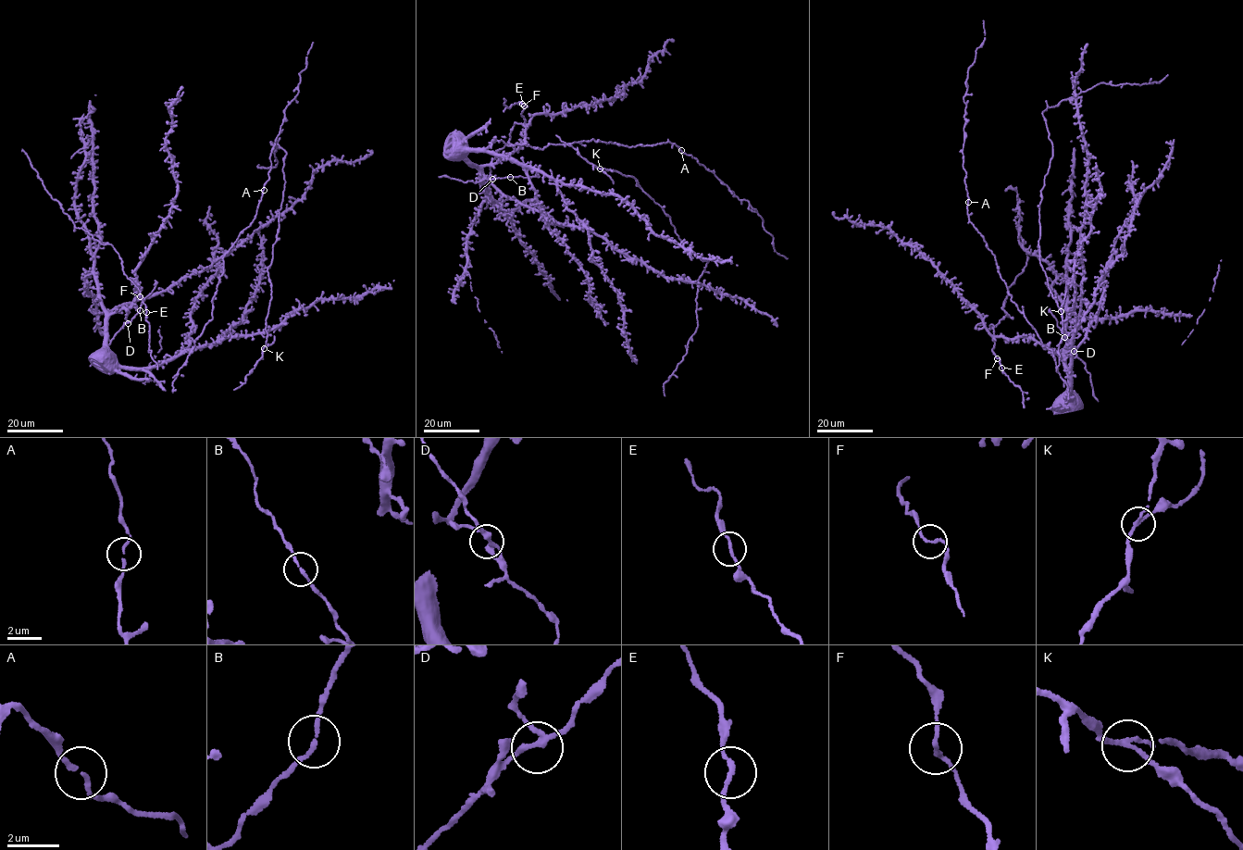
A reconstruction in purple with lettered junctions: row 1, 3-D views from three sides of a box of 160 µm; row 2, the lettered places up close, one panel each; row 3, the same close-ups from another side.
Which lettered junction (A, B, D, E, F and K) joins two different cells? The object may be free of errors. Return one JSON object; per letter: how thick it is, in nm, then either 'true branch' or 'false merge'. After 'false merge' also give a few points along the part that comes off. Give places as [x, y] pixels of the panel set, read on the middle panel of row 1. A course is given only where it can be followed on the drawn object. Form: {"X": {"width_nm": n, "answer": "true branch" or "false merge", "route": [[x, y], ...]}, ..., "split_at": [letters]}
{"A": {"width_nm": 170, "answer": "true branch"}, "B": {"width_nm": 150, "answer": "true branch"}, "D": {"width_nm": 200, "answer": "true branch"}, "E": {"width_nm": 160, "answer": "true branch"}, "F": {"width_nm": 160, "answer": "true branch"}, "K": {"width_nm": 150, "answer": "false merge", "route": [[600, 168], [609, 176], [613, 183]]}, "split_at": ["K"]}

